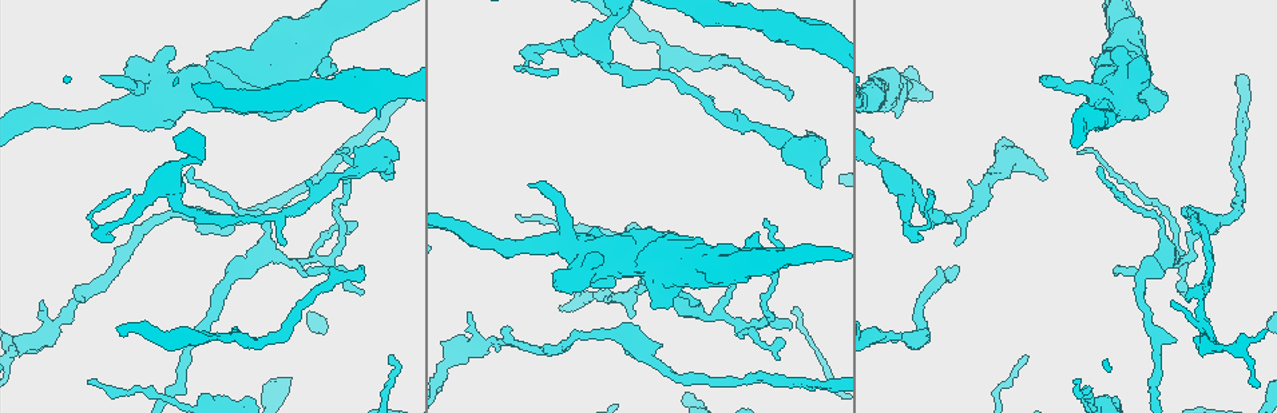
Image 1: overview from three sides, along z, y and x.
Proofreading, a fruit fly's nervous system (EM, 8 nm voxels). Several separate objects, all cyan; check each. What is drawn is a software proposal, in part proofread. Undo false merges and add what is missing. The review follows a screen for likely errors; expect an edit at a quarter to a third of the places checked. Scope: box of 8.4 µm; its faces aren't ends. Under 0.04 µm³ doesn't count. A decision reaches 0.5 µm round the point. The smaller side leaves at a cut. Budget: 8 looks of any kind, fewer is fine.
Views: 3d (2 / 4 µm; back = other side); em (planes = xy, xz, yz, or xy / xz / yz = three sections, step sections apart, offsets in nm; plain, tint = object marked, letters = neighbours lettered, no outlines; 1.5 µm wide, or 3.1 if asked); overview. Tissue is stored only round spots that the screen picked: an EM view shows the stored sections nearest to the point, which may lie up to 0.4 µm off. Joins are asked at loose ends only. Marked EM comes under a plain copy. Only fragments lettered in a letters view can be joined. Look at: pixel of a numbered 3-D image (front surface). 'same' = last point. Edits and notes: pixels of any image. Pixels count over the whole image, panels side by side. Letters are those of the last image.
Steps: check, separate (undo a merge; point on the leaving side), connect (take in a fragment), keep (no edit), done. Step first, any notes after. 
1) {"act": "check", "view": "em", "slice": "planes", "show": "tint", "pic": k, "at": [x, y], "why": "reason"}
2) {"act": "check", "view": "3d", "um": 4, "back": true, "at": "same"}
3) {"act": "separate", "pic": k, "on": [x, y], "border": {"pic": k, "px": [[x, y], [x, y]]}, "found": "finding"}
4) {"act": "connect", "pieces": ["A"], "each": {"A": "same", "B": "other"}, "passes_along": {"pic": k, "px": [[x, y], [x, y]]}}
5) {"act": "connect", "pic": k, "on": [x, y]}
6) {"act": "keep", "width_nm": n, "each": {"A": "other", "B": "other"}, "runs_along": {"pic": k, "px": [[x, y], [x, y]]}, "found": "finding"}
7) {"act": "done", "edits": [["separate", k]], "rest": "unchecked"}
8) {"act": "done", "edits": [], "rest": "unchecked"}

{"act": "check", "view": "3d", "um": 2, "pic": 1, "at": [339, 151], "why": "branch stops here"}

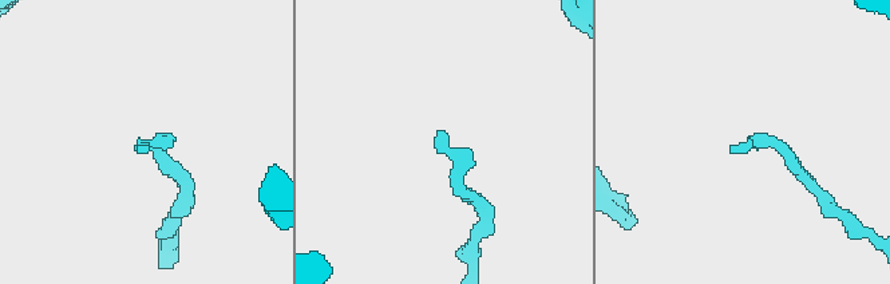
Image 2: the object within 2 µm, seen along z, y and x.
{"act": "check", "view": "em", "slice": "planes", "show": "letters", "pic": 2, "at": [140, 151], "why": "shape alone is not enough"}

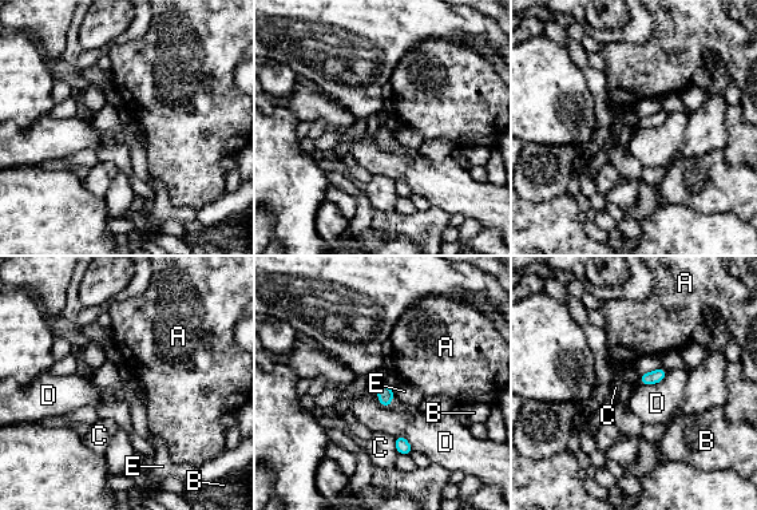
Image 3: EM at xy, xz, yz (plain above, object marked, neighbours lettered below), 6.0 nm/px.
{"act": "keep", "width_nm": 80, "each": {"A": "other", "B": "other", "C": "other", "D": "other", "E": "other"}, "border": {"pic": 3, "px": [[376, 392], [381, 404], [392, 404]]}, "found": "none of them fits"}

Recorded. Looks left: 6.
{"act": "check", "view": "em", "slice": "yz", "step": 4, "show": "letters", "pic": 1, "at": [957, 268], "why": "end of a long branch"}

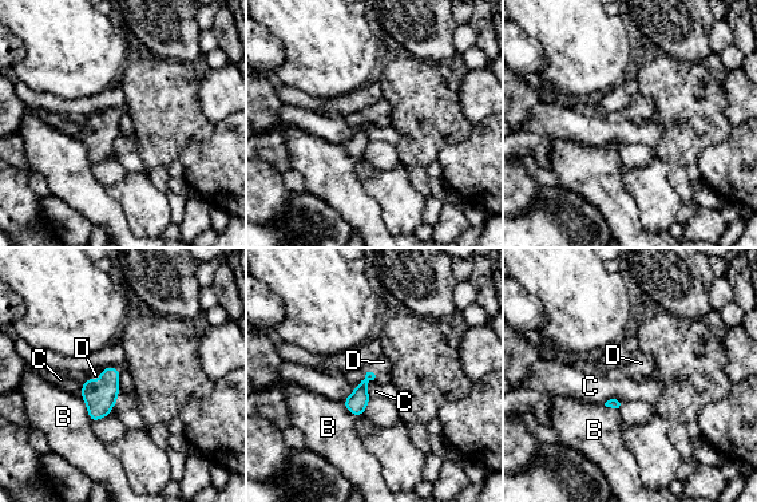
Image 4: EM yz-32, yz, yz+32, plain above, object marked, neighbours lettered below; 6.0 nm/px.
{"act": "check", "view": "em", "slice": "planes", "show": "letters", "at": "same", "why": "cut it another way"}

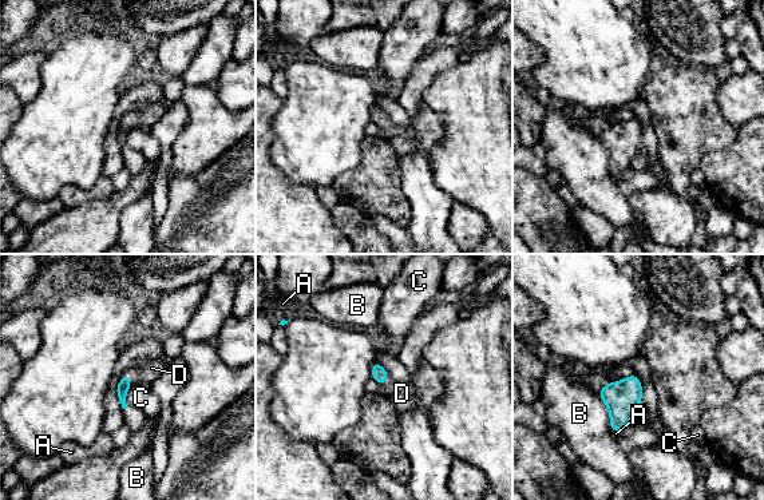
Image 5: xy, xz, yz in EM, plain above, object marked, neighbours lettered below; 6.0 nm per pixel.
{"act": "connect", "pieces": ["D"], "each": {"A": "other", "B": "other", "C": "other", "D": "same"}, "passes_along": {"pic": 5, "px": [[379, 373], [386, 373], [402, 393]]}, "found": "it goes on there"}

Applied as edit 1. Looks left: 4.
{"act": "check", "view": "overview", "why": "redraw"}

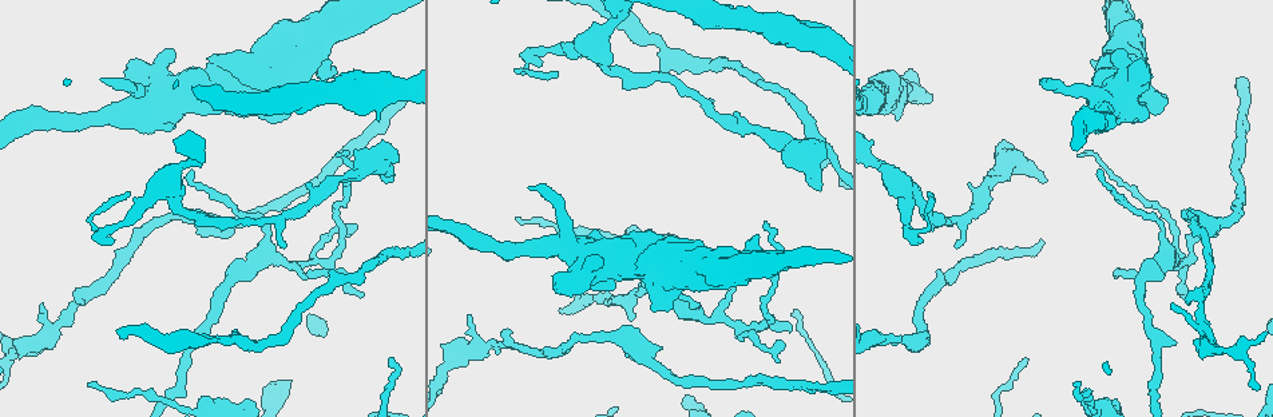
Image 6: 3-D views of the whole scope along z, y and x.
{"act": "check", "view": "em", "slice": "xz", "step": 8, "show": "letters", "pic": 6, "at": [1171, 306]}

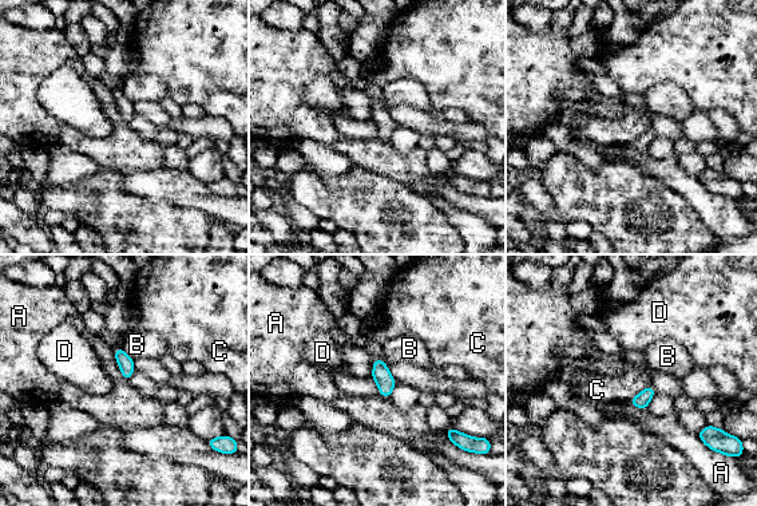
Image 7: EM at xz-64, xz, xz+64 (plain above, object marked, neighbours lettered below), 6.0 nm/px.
{"act": "keep", "each": {"A": "other", "B": "other", "C": "other", "D": "other"}, "border": {"pic": 7, "px": [[121, 344], [134, 360]]}, "found": "none of them fits"}

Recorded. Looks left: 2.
{"act": "done", "edits": [["connect", 5]], "rest": "unchecked"}

